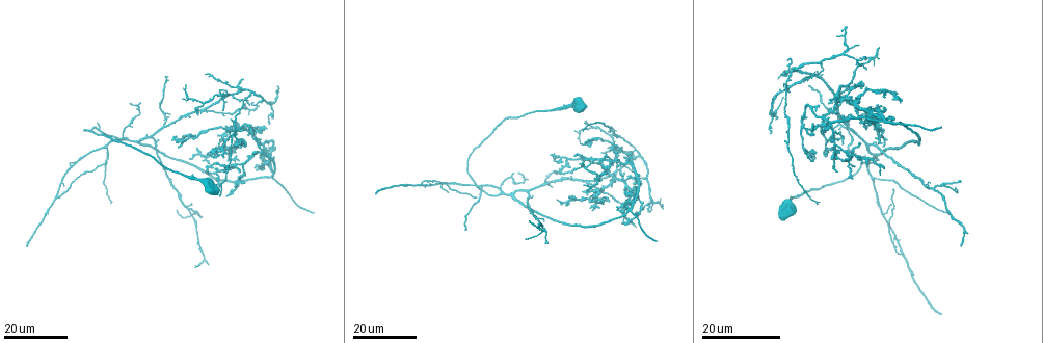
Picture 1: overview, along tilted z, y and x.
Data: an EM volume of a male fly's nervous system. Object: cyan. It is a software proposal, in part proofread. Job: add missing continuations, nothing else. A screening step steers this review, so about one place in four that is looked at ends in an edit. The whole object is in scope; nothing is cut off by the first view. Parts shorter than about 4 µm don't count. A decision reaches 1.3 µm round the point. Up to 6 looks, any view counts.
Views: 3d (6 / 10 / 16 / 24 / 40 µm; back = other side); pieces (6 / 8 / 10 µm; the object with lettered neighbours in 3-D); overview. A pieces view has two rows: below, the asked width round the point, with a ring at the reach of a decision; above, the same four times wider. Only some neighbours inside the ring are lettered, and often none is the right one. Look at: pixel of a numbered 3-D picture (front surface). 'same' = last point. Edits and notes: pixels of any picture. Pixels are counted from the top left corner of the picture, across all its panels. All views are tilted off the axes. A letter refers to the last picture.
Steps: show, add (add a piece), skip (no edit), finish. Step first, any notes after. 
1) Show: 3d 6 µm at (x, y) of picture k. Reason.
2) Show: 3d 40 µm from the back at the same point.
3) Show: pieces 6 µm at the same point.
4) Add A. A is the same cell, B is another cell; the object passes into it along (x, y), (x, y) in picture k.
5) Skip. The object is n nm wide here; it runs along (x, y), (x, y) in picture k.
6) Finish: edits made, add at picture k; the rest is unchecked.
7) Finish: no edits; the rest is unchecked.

Show: 3d 24 µm at (592, 140) of picture 1. An open end.

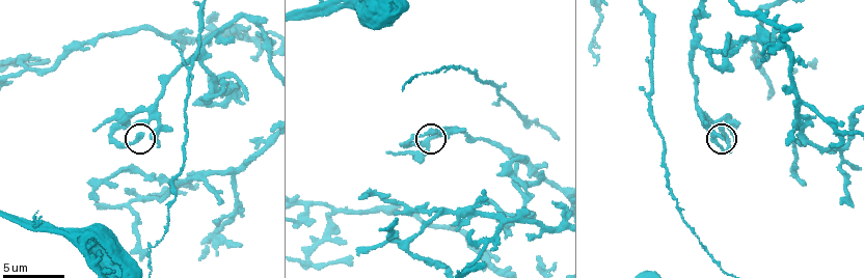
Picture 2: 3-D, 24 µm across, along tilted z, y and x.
Show: pieces 6 µm at (433, 131) of picture 2. See the neighbours.

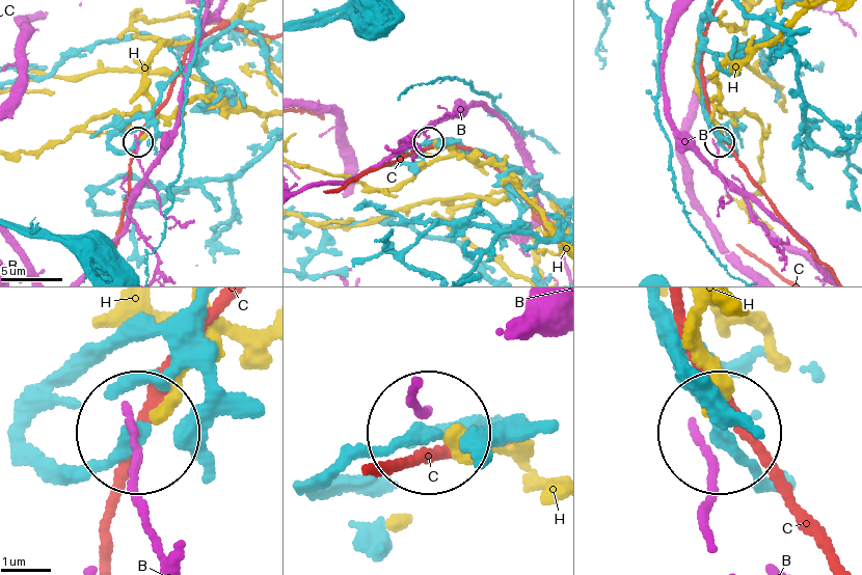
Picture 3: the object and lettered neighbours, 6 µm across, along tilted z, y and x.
Skip. B, C and H are other cells; none of them fits.

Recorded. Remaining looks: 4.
Show: pieces 8 µm at (361, 196) of picture 2. An open end.

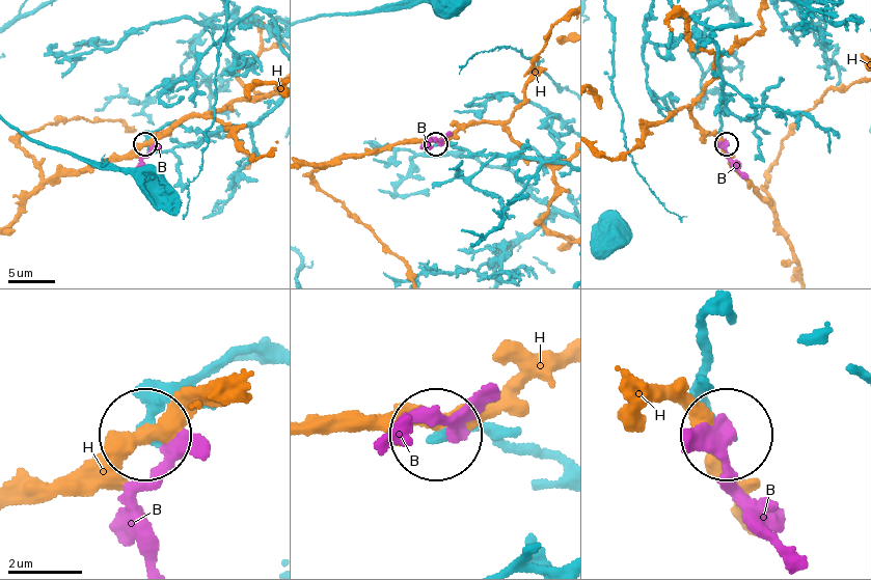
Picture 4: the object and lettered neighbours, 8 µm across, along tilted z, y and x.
Skip. B and H are other cells; it runs along (712, 314), (703, 402), (724, 433) in picture 4; no lettered piece goes on from it.

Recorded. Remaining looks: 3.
Show: 3d 24 µm at (836, 100) of picture 1. An open end.

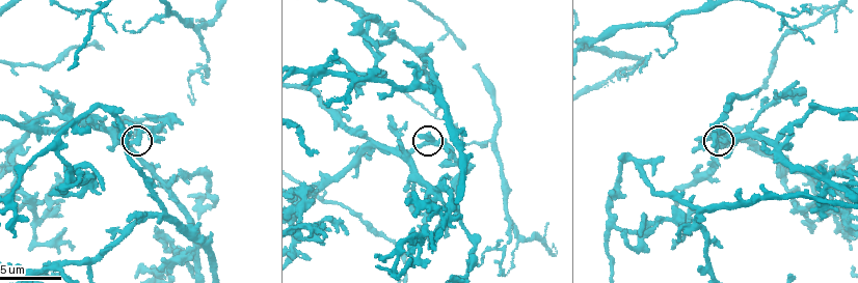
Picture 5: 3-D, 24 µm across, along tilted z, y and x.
Show: pieces 8 µm at (419, 134) of picture 5.

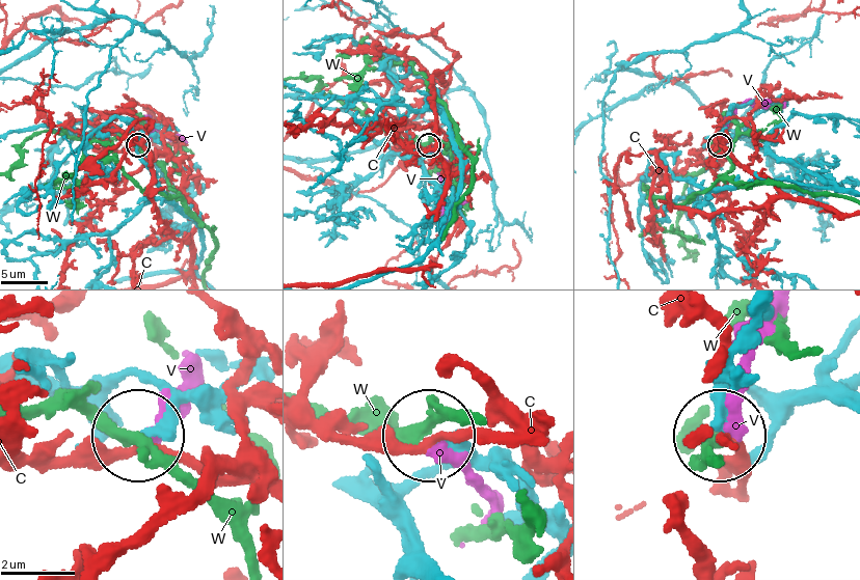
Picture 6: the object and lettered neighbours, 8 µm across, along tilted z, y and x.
Skip. C, V and W are other cells; it runs along (434, 560), (404, 499), (463, 451), (431, 440) in picture 6; no lettered piece goes on from it.

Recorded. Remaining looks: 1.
Finish: no edits; the rest is unchecked.

